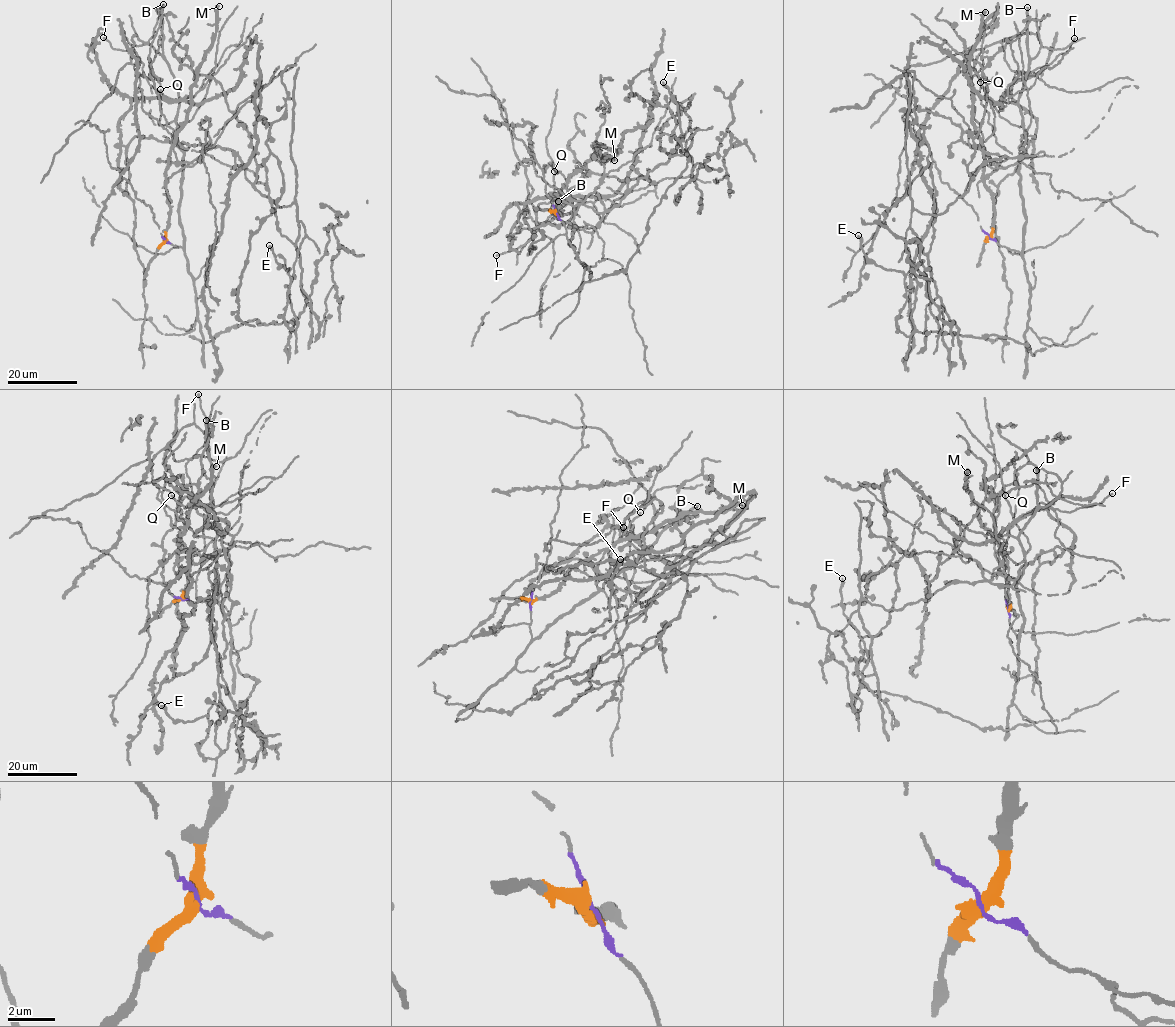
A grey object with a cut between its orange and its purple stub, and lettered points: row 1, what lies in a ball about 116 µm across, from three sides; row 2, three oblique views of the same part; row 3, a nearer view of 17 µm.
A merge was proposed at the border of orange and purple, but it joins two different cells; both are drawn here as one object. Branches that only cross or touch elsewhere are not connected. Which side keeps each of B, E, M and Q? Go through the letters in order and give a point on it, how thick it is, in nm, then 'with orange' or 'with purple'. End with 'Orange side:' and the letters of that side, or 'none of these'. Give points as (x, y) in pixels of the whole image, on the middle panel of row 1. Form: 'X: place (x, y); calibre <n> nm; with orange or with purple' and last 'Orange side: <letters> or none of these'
B: place (558, 201); calibre 260 nm; with purple
E: place (663, 82); calibre 280 nm; with orange
M: place (614, 160); calibre 400 nm; with orange
Q: place (554, 171); calibre 120 nm; with purple
Orange side: E, M

